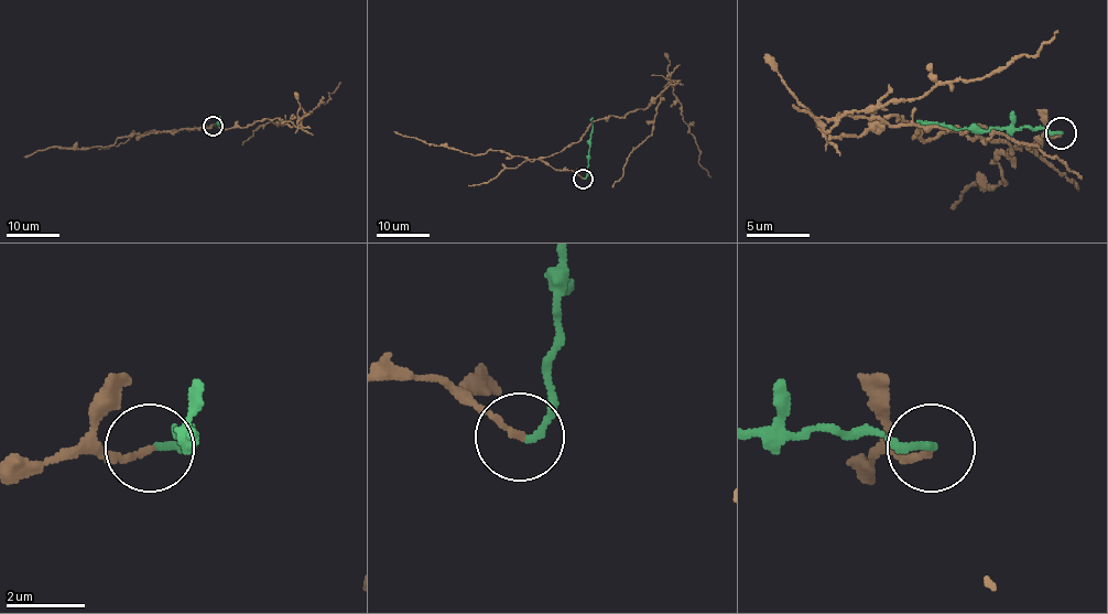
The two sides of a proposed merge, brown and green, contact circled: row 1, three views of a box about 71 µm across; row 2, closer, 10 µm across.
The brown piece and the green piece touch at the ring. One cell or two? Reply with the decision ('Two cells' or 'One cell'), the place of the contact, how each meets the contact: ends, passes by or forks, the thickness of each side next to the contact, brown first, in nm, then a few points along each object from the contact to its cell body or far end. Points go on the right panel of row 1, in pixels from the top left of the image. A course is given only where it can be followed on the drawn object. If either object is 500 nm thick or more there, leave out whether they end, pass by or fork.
Two cells. Place: (1061, 133). At the ring brown ends. At the ring green ends. Thickness 160 nm (brown) against 180 nm. Course of brown: (1062, 133), (1011, 150), (942, 131), (923, 140), (894, 115), (888, 125), (837, 118), (995, 74), (1058, 30). Course of green: (1062, 133), (1052, 131), (967, 131), (916, 121)

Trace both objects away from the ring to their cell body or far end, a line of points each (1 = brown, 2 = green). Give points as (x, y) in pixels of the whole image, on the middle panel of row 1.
1: (583, 179), (541, 160), (579, 141), (597, 120), (656, 105), (670, 84), (694, 137), (698, 162), (712, 178)
2: (583, 179), (587, 174), (593, 117)

